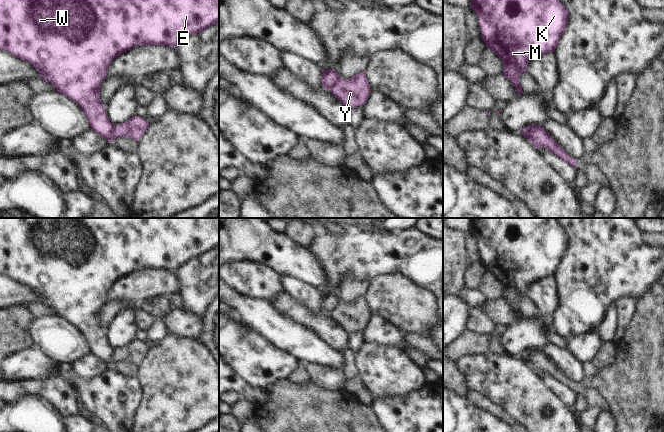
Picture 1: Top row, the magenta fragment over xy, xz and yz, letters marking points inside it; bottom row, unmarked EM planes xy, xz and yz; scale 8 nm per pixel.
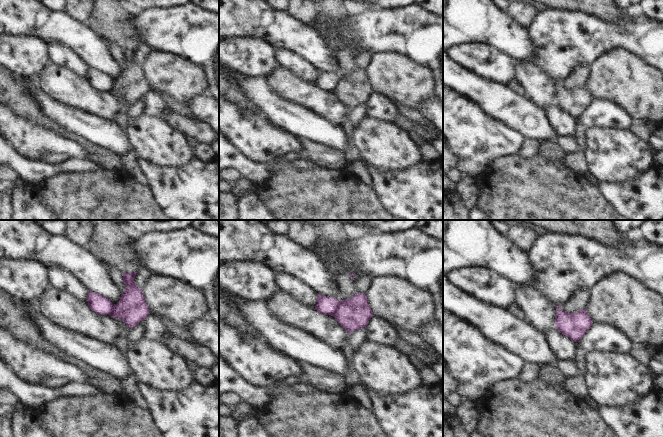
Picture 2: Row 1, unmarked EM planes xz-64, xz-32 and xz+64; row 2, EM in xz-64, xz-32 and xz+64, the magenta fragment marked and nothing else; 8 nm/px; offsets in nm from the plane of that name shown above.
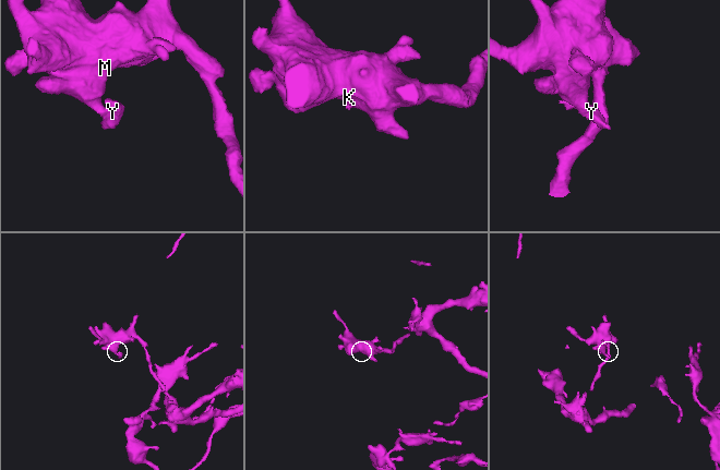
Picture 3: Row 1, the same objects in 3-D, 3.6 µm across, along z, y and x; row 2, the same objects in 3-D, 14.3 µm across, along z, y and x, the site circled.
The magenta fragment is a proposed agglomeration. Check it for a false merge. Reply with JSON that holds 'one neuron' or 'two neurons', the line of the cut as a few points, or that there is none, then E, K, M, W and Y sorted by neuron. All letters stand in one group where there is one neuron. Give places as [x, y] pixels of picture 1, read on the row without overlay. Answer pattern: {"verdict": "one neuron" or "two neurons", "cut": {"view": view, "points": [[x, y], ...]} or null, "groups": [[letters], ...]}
{"verdict": "two neurons", "cut": {"view": "xy", "points": [[113, 349], [109, 365]]}, "groups": [["E", "K", "M", "W"], ["Y"]]}

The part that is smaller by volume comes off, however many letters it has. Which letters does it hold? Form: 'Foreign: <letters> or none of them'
Foreign: Y

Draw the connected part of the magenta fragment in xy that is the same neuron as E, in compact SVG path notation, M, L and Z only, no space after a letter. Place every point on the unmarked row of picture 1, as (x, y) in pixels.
M0 218L0 274L8 276L9 278L19 282L20 284L26 285L28 288L32 288L34 292L40 297L40 302L42 304L51 307L58 317L64 318L69 323L73 324L83 334L91 350L91 354L104 361L108 366L110 366L111 363L113 349L107 341L107 334L105 330L101 327L100 312L101 307L106 303L109 289L112 287L112 285L123 276L126 276L131 272L137 270L168 270L175 272L187 261L203 256L207 252L216 248L219 248L219 218Z

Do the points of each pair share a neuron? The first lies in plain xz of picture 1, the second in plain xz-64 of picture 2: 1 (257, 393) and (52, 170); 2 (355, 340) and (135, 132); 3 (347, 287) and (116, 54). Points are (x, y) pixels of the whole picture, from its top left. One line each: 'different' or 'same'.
1: same
2: different
3: same

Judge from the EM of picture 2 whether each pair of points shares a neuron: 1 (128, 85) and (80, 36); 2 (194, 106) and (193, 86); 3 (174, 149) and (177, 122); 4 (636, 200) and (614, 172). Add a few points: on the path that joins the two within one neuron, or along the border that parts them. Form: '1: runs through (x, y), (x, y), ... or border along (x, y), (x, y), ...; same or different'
1: border along (121, 71), (120, 75), (113, 82); different
2: border along (204, 93), (198, 93), (191, 97), (185, 104); different
3: border along (159, 118), (185, 135); different
4: border along (643, 171), (637, 176), (623, 181), (599, 181); different

